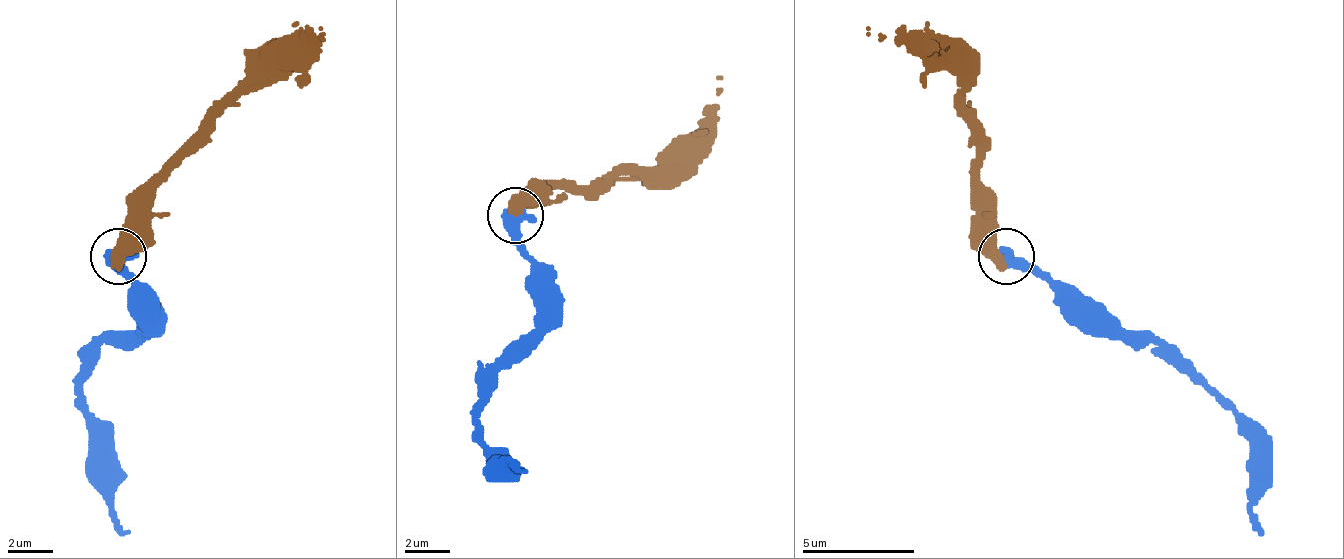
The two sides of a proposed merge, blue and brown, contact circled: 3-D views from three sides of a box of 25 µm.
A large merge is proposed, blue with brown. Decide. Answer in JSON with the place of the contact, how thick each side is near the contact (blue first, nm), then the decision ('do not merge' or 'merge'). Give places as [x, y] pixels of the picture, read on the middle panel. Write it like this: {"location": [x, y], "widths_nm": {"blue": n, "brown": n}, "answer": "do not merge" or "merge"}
{"location": [515, 215], "widths_nm": {"blue": 650, "brown": 600}, "answer": "merge"}

